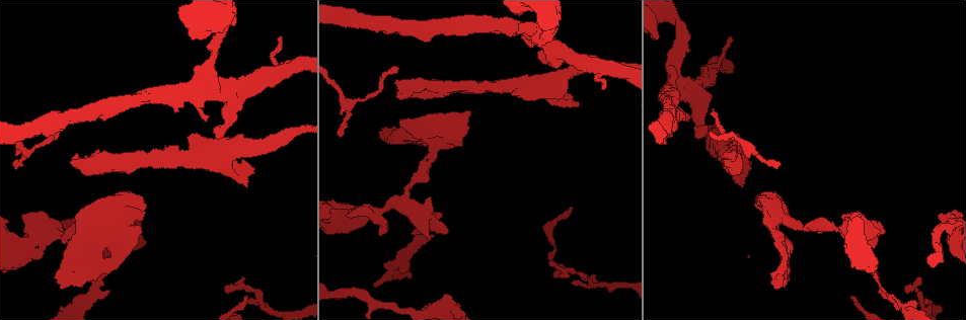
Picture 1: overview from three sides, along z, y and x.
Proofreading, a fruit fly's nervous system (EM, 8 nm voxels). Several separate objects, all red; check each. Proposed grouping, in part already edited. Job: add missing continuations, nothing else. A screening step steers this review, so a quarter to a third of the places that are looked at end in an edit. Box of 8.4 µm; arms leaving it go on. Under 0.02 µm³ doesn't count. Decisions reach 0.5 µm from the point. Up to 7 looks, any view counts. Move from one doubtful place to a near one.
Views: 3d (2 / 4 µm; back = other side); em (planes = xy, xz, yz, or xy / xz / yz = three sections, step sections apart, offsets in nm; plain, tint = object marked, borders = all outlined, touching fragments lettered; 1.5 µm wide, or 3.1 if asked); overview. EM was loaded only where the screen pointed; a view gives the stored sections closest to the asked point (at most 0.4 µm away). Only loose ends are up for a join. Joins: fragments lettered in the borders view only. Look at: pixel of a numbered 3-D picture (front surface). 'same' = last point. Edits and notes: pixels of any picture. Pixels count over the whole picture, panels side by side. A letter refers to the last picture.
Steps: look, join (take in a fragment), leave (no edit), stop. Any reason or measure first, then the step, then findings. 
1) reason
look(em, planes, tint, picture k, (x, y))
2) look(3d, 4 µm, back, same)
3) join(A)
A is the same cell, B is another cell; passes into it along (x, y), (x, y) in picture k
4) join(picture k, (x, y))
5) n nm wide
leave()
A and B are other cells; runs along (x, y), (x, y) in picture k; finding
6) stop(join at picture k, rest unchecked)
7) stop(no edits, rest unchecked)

free end
look(em, planes, tint, picture 1, (905, 288))

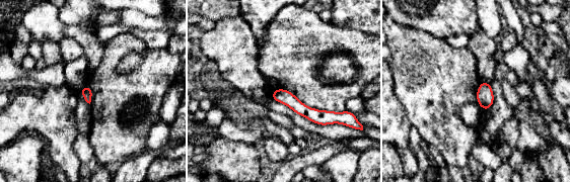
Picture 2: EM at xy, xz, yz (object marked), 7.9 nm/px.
what lies round it
look(em, planes, borders, same)

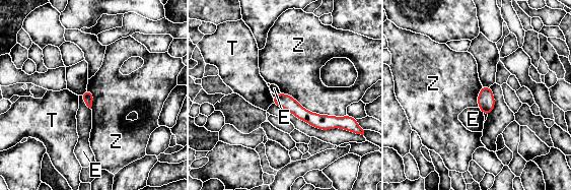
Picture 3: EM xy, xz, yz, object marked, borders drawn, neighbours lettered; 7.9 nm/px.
90 nm wide
leave()
E, T and Z are other cells; runs along (275, 100), (317, 121), (341, 119) in picture 3; none of them fits

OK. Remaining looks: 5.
an open end
look(3d, 4 µm, picture 1, (246, 184))

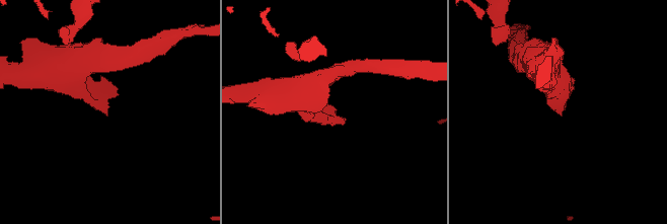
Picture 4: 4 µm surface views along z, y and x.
now the EM
look(em, xy, step 4, borders, picture 4, (106, 112))

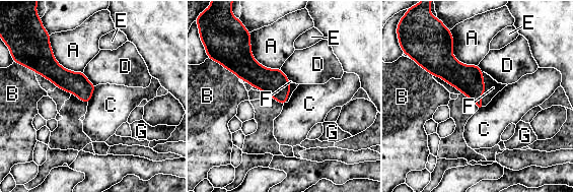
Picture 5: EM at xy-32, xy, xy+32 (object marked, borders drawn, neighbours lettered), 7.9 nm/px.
cut it another way
look(em, planes, borders, same)

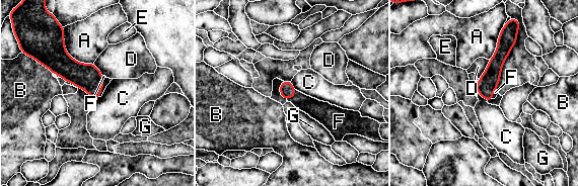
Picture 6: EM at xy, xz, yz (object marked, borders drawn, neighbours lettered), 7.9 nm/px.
join(F)
F is the same cell, A, B, C, D, E and G are other cells; it goes on there

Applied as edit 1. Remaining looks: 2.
stop(join at picture 6, rest unchecked)

